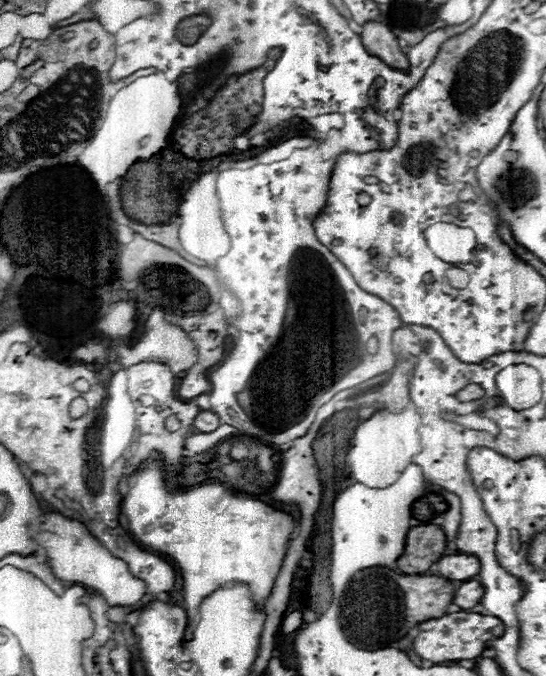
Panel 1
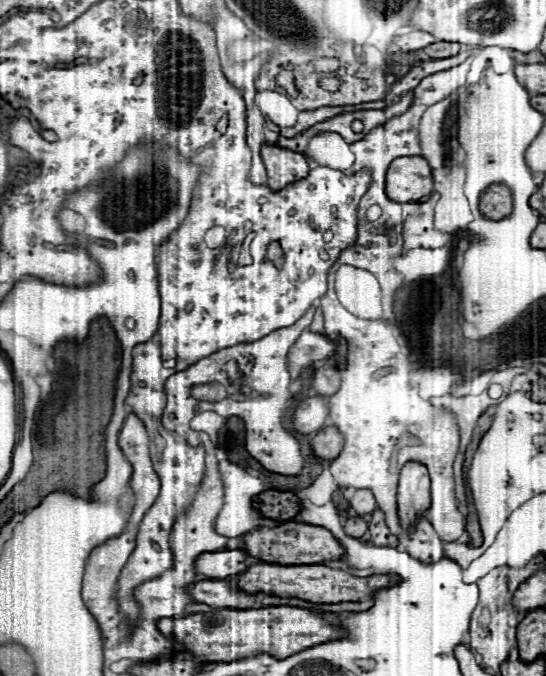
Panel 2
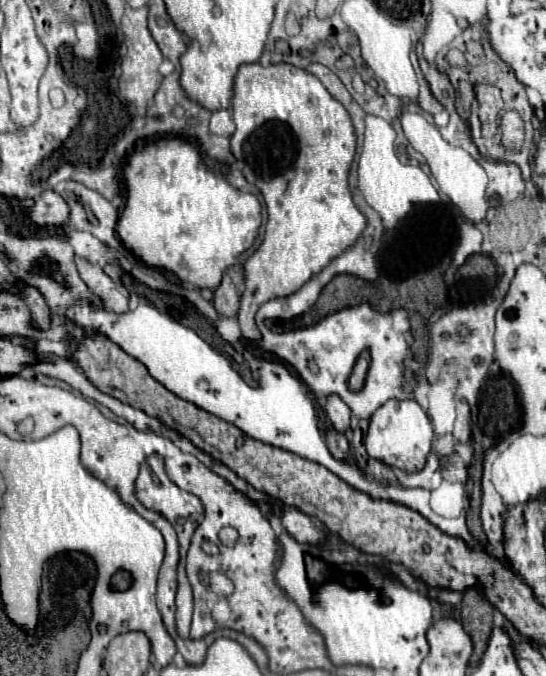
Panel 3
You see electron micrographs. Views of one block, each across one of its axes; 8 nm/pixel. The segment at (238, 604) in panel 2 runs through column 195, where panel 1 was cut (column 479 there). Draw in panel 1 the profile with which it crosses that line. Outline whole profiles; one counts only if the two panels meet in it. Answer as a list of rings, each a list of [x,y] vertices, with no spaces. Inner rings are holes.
[[[468,580],[468,582],[462,582],[460,588],[454,592],[454,598],[452,602],[458,606],[458,608],[464,608],[464,610],[470,610],[472,606],[476,606],[480,602],[484,594],[484,588],[480,582],[476,580]]]

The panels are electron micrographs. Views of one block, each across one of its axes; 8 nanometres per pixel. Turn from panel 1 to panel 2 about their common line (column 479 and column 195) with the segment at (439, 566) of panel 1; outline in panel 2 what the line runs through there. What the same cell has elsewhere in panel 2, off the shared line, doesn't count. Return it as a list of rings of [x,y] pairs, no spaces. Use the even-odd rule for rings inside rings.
[[[218,550],[218,552],[204,552],[196,558],[194,570],[196,574],[204,574],[208,578],[228,578],[248,568],[246,564],[248,554],[244,550]]]

